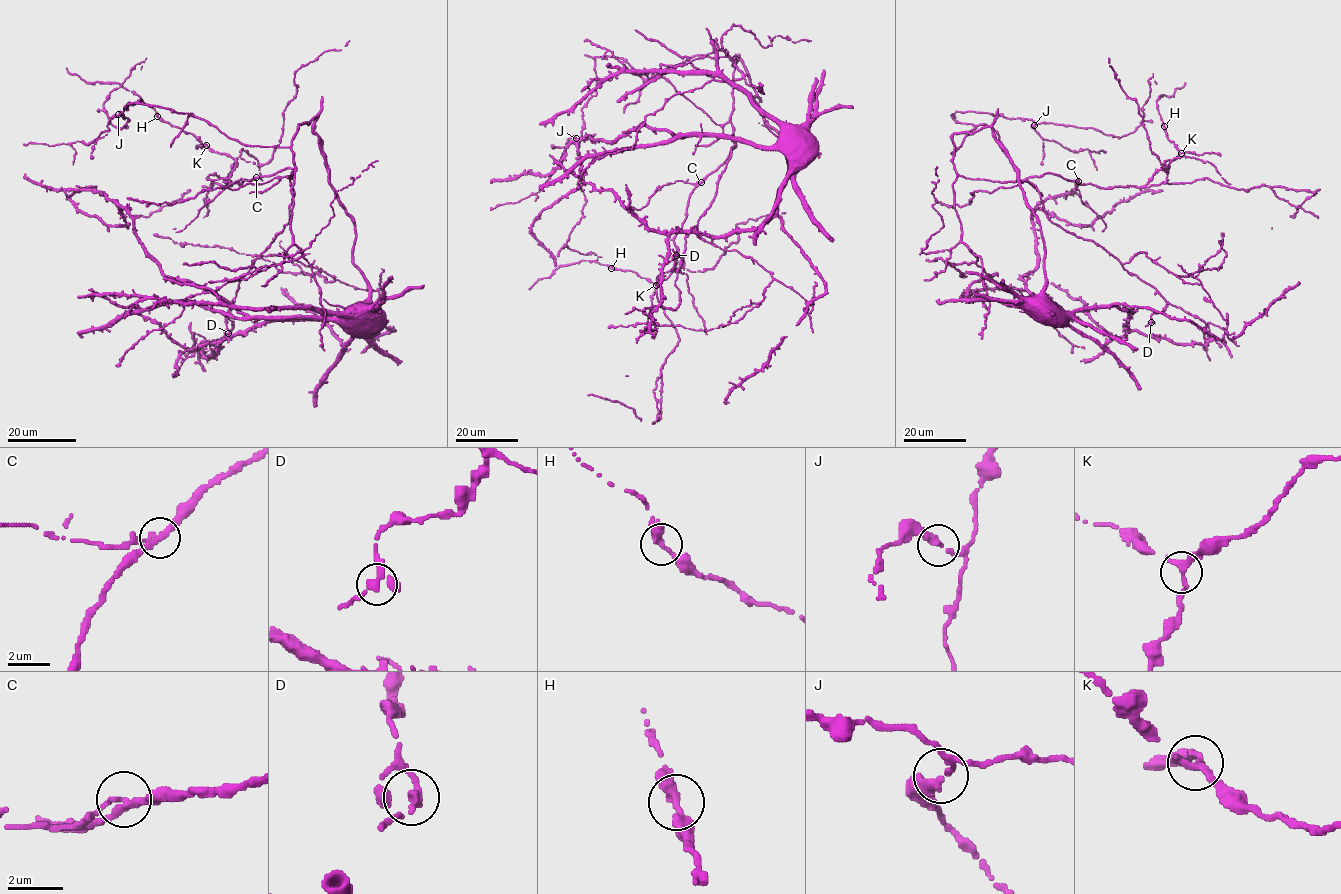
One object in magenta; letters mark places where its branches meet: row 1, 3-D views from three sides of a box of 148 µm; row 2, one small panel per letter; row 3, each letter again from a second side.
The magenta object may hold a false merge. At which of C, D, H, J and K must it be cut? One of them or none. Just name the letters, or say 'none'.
C

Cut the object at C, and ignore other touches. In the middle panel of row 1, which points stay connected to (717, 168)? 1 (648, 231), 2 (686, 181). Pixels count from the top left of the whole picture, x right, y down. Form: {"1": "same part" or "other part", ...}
{"1": "same part", "2": "other part"}

